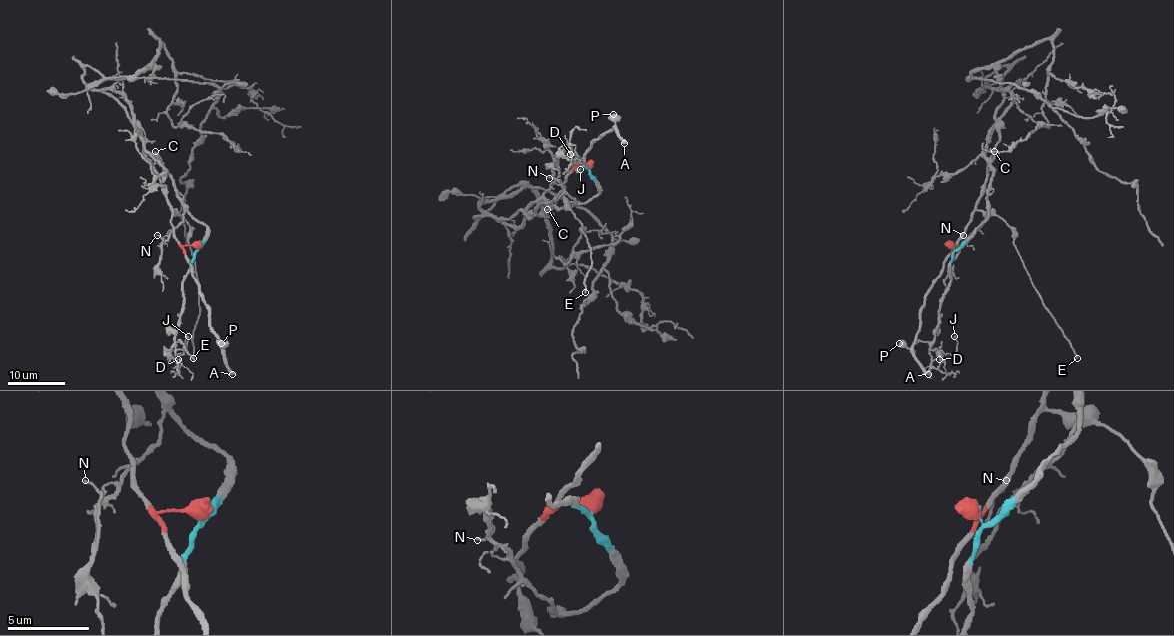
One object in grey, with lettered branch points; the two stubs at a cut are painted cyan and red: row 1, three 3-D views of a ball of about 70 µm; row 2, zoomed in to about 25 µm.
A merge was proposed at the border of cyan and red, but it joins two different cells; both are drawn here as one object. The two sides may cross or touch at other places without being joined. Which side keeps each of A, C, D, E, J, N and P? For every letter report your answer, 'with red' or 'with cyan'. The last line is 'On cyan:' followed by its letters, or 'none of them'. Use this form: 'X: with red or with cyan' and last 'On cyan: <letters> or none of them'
A: with red
C: with cyan
D: with cyan
E: with red
J: with cyan
N: with cyan
P: with red
On cyan: C, D, J, N

